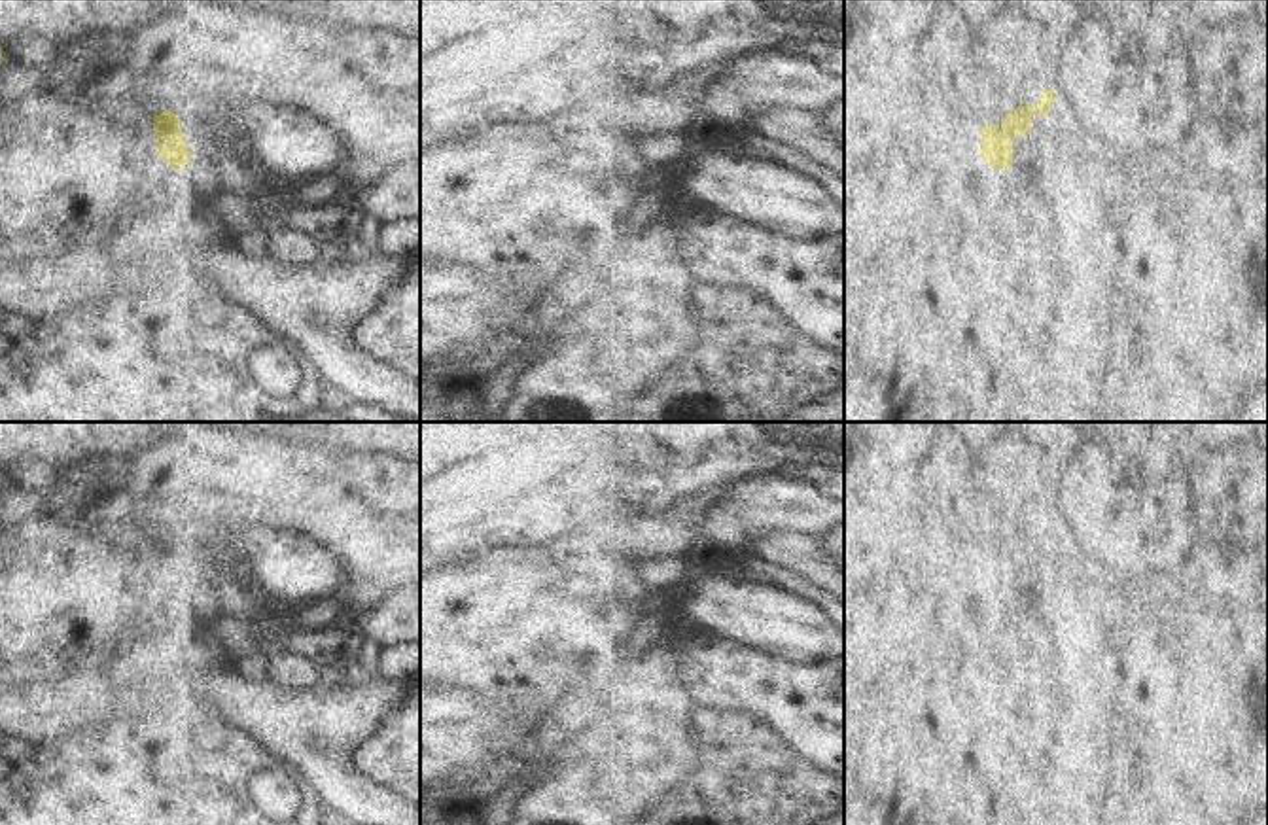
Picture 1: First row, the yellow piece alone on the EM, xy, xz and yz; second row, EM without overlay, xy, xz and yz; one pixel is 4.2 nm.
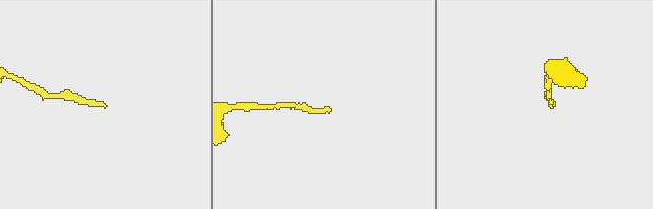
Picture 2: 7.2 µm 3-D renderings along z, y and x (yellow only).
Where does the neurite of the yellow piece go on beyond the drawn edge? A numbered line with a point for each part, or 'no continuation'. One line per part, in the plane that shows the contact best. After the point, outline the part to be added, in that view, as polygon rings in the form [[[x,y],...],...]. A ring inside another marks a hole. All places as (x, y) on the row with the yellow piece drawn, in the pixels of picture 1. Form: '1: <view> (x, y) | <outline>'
1: yz (1060, 131) | [[[1058,100],[1050,104],[1043,138],[1048,146],[1058,148],[1060,153],[1075,159],[1086,157],[1090,146]]]

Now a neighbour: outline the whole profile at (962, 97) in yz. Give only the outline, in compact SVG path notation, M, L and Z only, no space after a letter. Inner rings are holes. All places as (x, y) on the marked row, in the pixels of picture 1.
M939 0L937 13L924 34L920 61L931 74L935 104L952 119L969 121L971 129L997 125L1003 102L971 74L973 28Z

